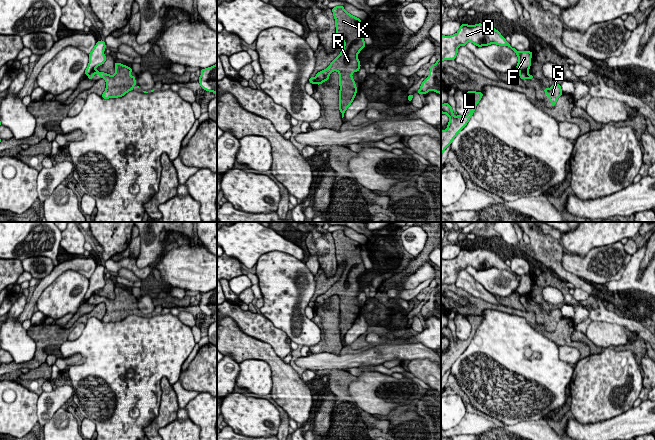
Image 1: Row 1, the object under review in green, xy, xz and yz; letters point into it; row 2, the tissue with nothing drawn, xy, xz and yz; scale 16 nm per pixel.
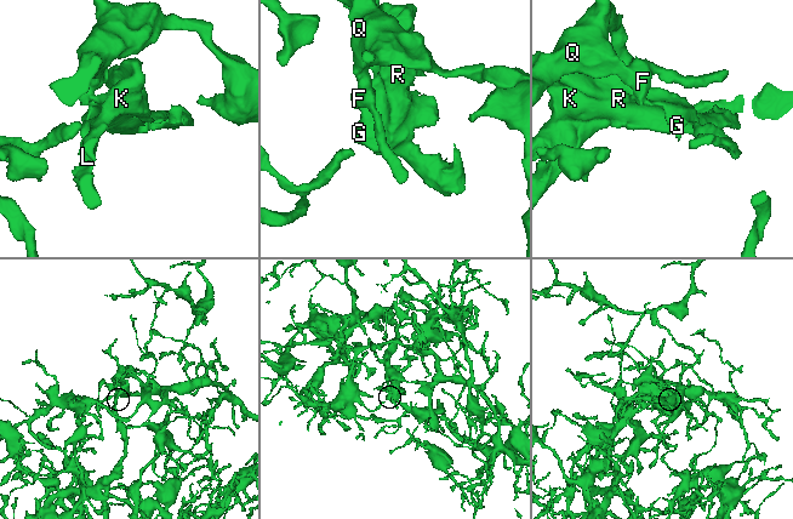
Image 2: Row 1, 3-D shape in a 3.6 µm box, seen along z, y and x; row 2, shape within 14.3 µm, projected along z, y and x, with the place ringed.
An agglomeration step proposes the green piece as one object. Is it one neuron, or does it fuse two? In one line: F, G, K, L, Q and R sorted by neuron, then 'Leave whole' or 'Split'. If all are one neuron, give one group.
Groups: F Q / G K L R. Split

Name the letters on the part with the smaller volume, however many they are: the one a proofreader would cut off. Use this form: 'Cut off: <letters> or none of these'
Cut off: G, K, L, R

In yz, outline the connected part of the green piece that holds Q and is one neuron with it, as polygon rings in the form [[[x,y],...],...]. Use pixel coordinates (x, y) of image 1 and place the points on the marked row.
[[[462,23],[458,32],[451,36],[441,35],[441,61],[454,60],[458,53],[459,46],[465,46],[467,42],[472,42],[478,47],[497,44],[510,47],[518,56],[519,61],[516,68],[521,72],[528,72],[531,66],[530,51],[519,52],[510,46],[499,31],[485,24],[476,24],[470,26]]]

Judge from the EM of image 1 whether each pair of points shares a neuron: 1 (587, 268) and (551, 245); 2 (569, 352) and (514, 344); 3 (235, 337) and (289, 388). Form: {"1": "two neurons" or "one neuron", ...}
{"1": "two neurons", "2": "two neurons", "3": "one neuron"}

